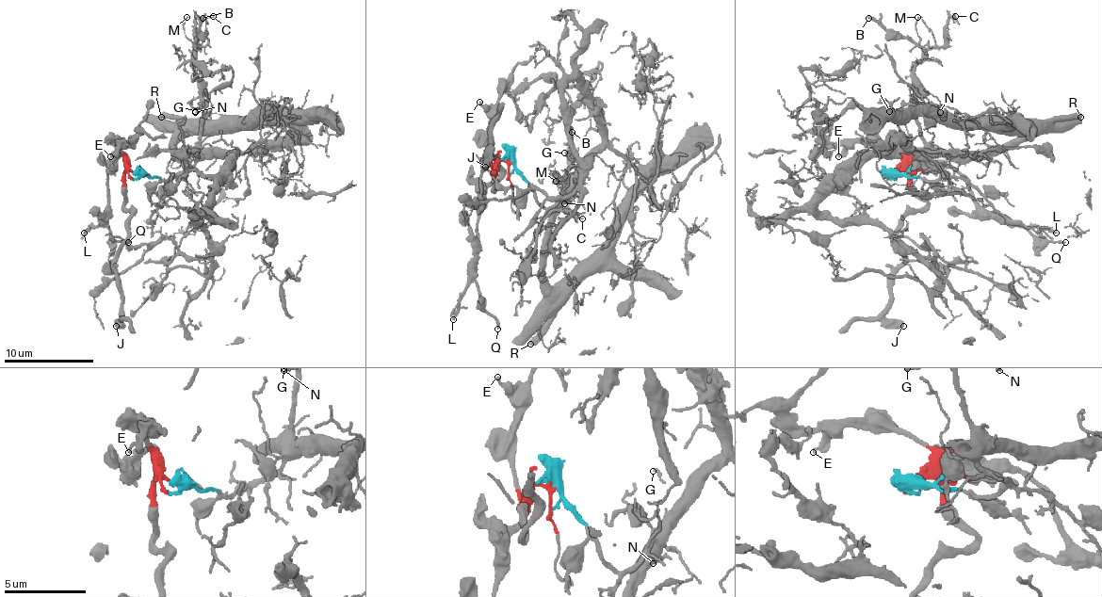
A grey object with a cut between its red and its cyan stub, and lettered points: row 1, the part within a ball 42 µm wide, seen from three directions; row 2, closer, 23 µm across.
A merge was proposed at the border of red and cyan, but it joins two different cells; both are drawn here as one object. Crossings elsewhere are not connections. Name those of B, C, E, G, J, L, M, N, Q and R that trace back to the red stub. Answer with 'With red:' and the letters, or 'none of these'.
With red: E, J, L, Q

